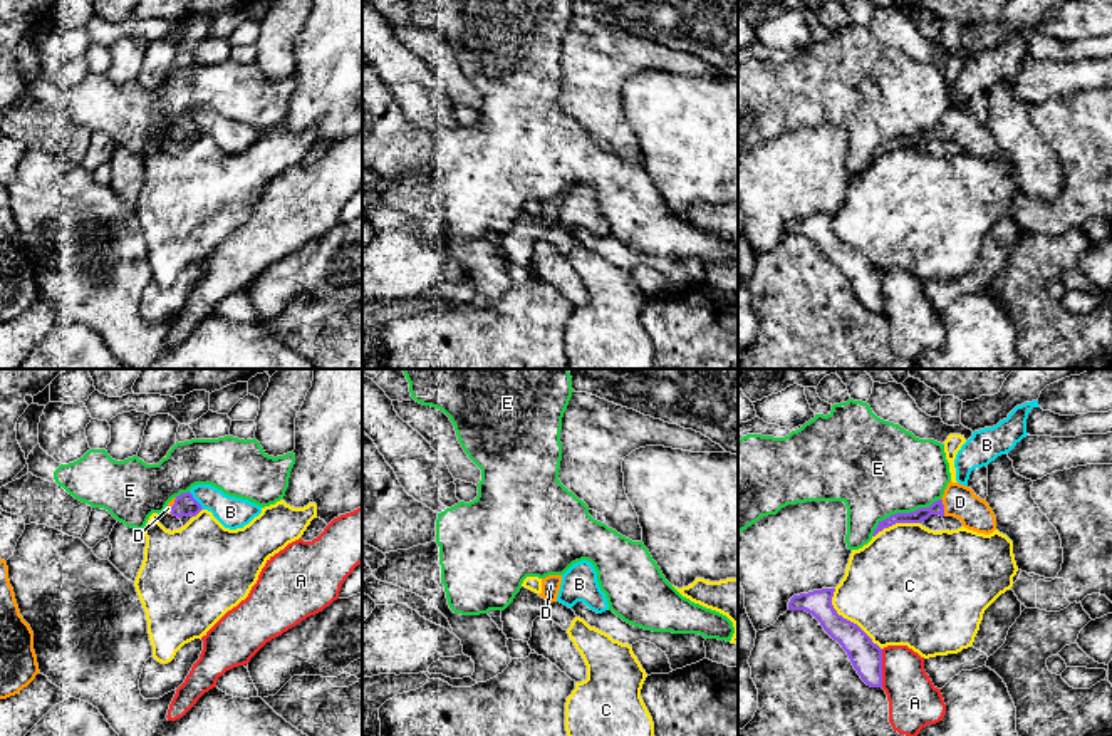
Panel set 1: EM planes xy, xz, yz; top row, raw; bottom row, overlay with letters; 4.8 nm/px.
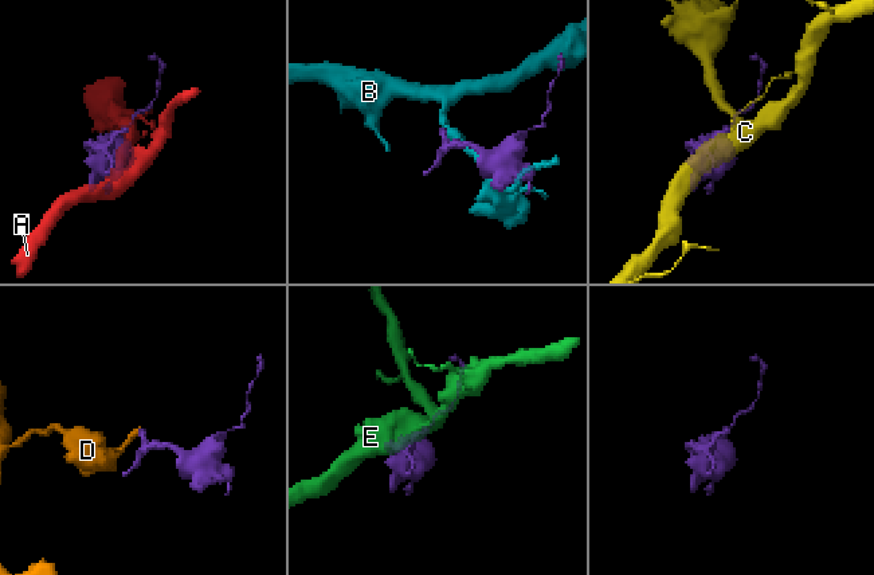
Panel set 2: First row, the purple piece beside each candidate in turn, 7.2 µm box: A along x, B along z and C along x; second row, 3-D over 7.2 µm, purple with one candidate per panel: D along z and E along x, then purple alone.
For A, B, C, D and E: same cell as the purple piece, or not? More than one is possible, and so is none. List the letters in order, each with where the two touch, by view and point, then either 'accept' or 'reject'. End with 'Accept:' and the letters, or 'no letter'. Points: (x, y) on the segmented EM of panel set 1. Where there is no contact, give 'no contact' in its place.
A: yz (881, 668) | reject
B: xy (195, 500) | reject
C: yz (846, 619) | reject
D: yz (943, 507) | accept
E: yz (903, 513) | reject
Accept: D

